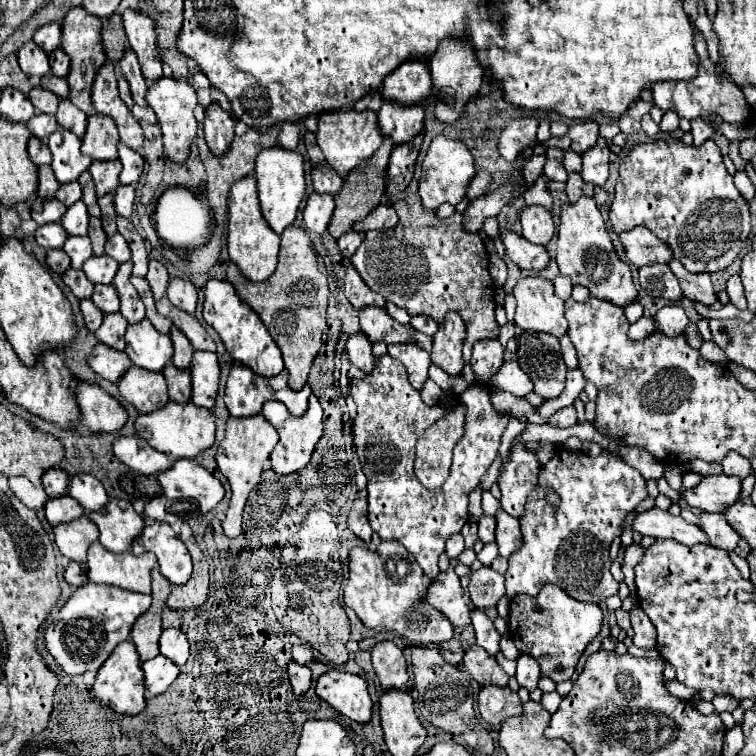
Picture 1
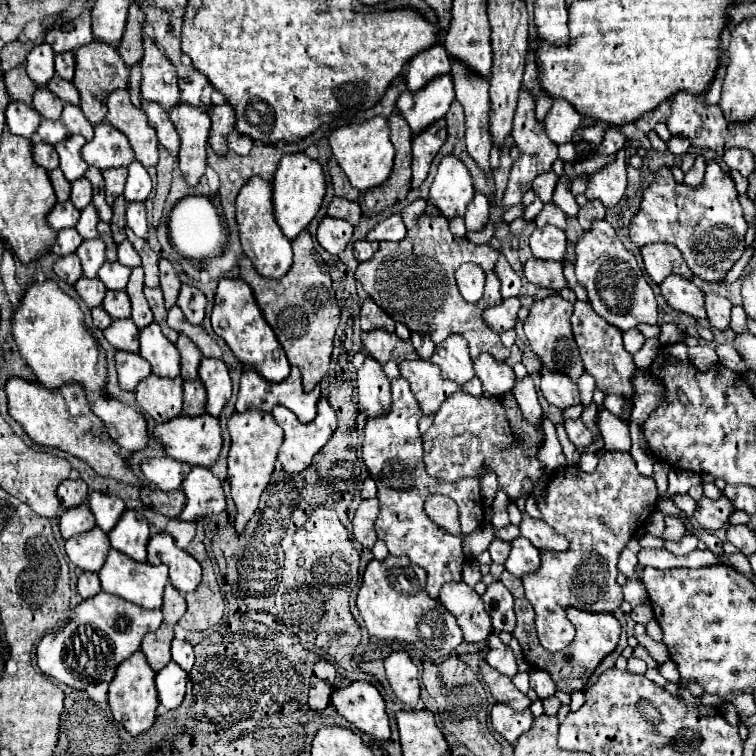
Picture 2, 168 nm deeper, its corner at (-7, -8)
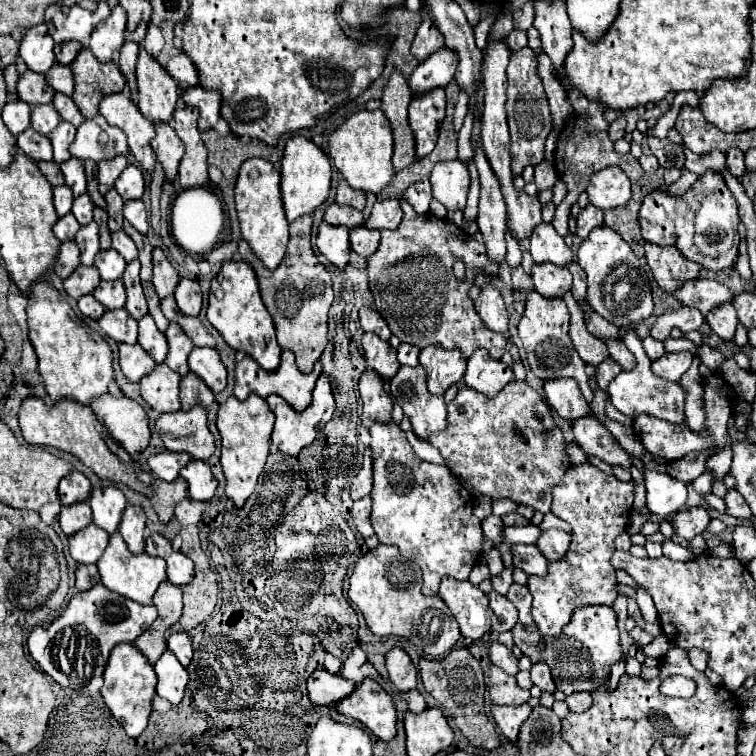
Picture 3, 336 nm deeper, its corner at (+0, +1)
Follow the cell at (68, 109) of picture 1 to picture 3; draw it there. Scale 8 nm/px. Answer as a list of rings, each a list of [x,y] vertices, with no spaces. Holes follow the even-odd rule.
[[[55,93],[53,105],[55,105],[55,109],[59,111],[59,115],[61,115],[61,119],[63,119],[63,121],[73,123],[75,127],[79,127],[79,125],[85,121],[85,117],[81,115],[81,111],[77,109],[77,105],[73,103],[73,99],[71,99],[71,97],[61,95],[61,93]]]

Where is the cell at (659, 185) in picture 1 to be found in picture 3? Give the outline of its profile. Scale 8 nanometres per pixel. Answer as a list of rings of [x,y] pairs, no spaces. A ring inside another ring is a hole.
[[[705,171],[695,185],[679,197],[671,197],[667,189],[655,189],[645,195],[639,209],[641,237],[657,245],[675,245],[683,255],[699,263],[707,271],[723,271],[735,263],[739,247],[739,215],[733,195],[715,171]]]

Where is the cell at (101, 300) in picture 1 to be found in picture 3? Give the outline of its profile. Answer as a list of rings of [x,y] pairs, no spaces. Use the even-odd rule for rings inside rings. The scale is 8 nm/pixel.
[[[101,281],[93,295],[105,309],[125,307],[125,287],[121,281]]]

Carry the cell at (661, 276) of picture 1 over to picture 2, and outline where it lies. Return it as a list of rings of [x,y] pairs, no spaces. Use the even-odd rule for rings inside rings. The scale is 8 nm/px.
[[[668,276],[662,284],[660,284],[662,296],[666,298],[666,302],[678,310],[684,312],[696,320],[706,318],[706,310],[704,310],[704,292],[690,280],[682,278],[682,276]]]

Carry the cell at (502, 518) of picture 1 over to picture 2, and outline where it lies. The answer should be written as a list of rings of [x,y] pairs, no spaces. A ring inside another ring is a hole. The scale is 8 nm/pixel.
[[[522,536],[512,540],[512,550],[506,560],[506,570],[522,578],[528,572],[536,572],[536,568],[540,568],[540,550],[534,548],[532,542],[524,540]]]

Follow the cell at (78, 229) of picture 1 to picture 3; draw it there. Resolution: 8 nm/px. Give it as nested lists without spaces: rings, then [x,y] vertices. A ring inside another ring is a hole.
[[[83,193],[81,197],[77,197],[77,199],[73,201],[71,213],[77,217],[79,225],[87,225],[87,223],[93,221],[93,209],[95,209],[95,205],[93,205],[91,197],[89,197],[87,193]]]

